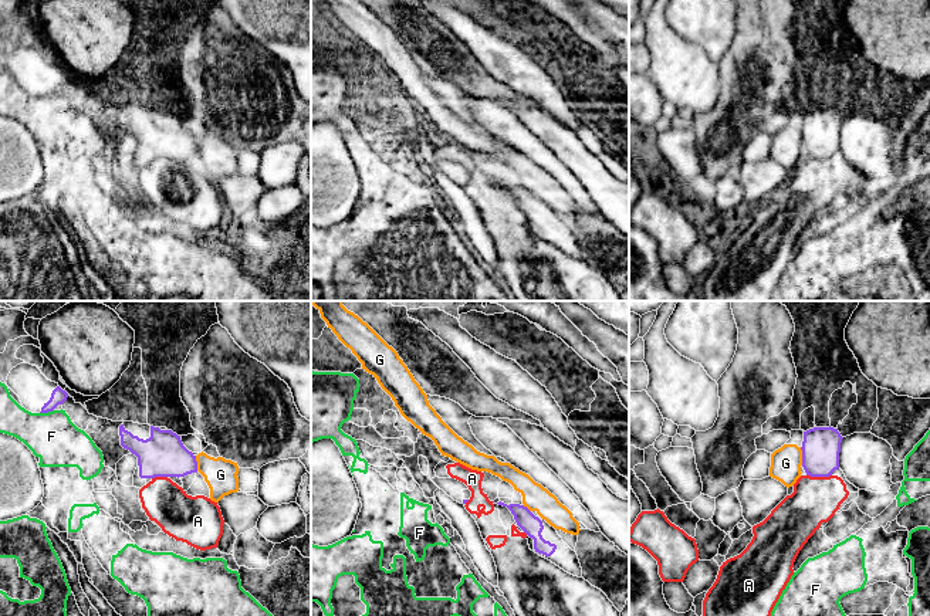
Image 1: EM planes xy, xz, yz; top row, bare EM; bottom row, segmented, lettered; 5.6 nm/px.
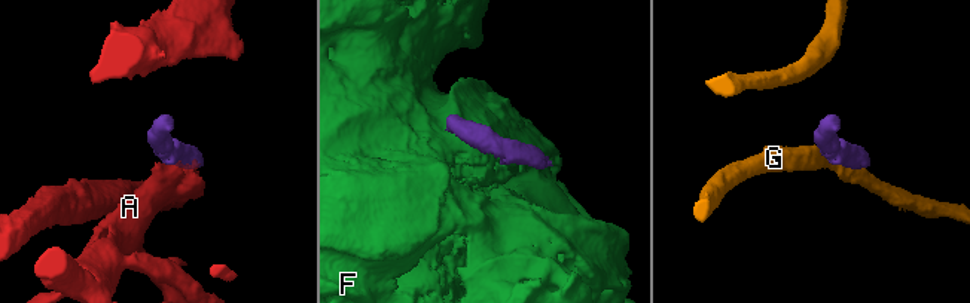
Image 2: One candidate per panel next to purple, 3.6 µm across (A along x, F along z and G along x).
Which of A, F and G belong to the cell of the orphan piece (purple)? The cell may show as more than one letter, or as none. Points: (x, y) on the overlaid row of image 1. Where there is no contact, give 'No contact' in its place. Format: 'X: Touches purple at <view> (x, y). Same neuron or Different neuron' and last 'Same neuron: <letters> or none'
A: Touches purple at yz (819, 476). Different neuron
F: Touches purple at xy (46, 412). Different neuron
G: Touches purple at yz (802, 456). Same neuron
Same neuron: G

